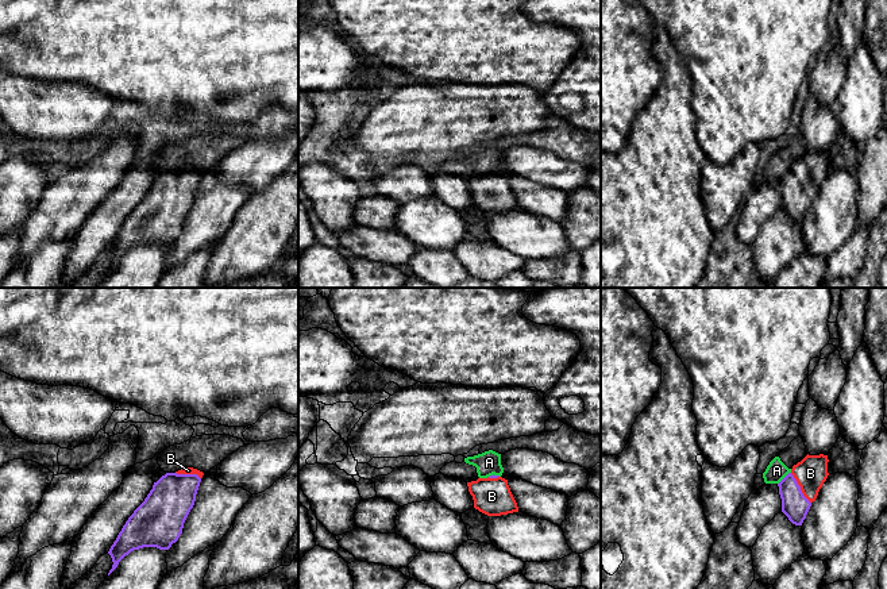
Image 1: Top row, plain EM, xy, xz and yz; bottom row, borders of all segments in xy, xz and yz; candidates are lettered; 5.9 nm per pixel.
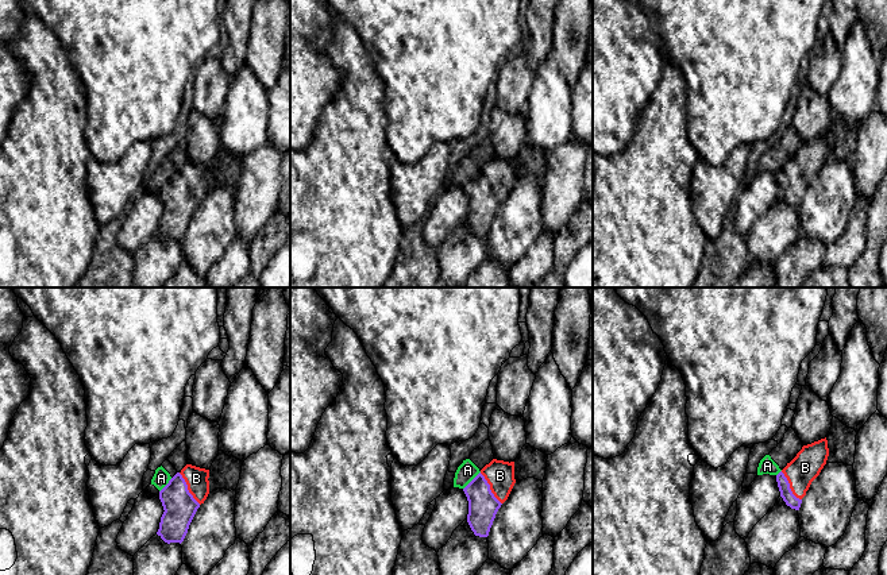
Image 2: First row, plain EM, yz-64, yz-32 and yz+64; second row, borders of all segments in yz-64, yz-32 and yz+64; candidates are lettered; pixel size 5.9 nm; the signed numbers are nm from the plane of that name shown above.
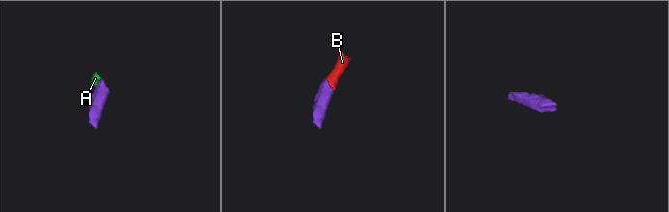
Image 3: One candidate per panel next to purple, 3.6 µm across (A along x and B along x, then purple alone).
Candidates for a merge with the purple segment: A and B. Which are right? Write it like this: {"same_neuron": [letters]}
{"same_neuron": ["B"]}

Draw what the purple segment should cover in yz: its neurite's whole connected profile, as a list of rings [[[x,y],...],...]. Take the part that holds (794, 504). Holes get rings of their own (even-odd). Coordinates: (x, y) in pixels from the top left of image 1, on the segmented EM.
[[[806,455],[792,466],[791,471],[778,484],[782,498],[782,512],[795,526],[802,526],[826,481],[828,455]]]

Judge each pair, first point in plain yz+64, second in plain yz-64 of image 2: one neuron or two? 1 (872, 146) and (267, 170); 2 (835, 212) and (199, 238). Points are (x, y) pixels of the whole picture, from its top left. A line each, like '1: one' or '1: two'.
1: one
2: one

